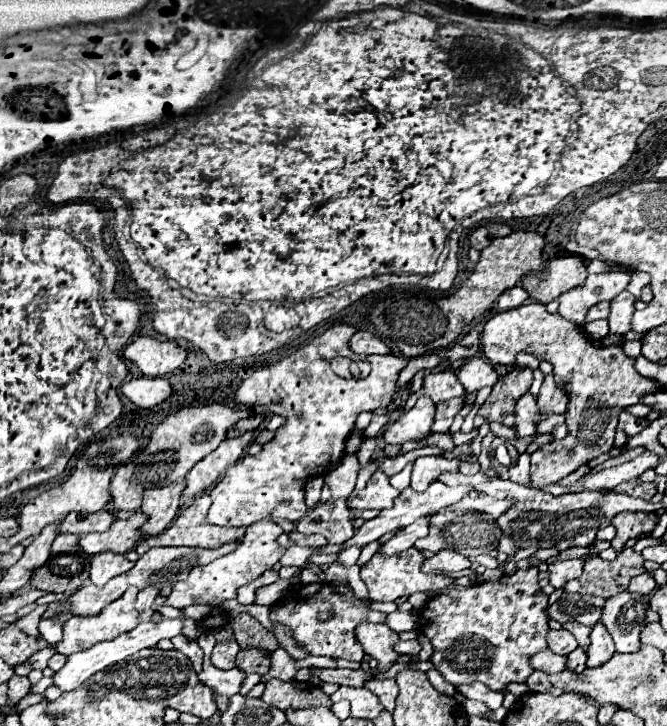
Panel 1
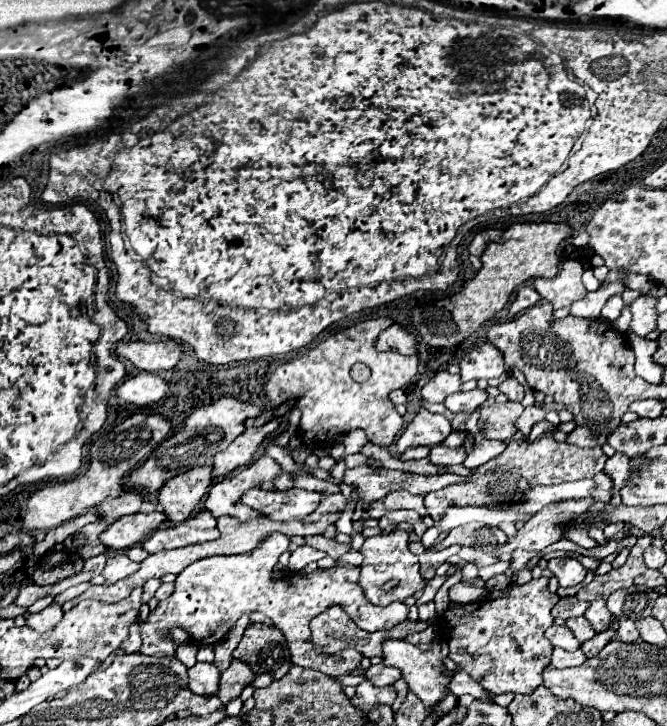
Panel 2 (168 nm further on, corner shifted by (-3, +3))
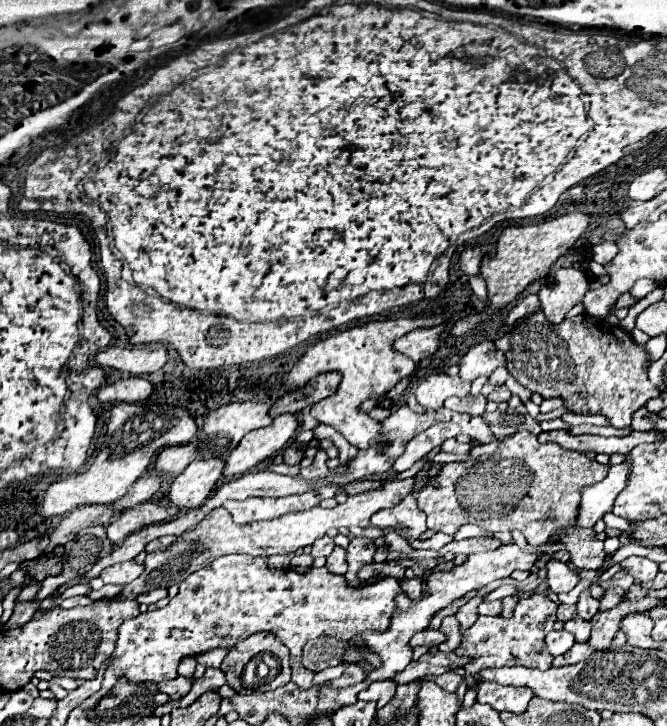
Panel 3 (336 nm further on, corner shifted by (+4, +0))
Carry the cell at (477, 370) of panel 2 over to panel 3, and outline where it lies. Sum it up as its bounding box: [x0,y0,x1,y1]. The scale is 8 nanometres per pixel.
[460,341,504,381]

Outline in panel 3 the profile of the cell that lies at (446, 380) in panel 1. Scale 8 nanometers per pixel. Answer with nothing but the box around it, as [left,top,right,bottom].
[416,373,471,409]

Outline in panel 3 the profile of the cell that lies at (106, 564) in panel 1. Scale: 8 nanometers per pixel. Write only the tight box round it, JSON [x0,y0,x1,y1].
[100,561,144,585]

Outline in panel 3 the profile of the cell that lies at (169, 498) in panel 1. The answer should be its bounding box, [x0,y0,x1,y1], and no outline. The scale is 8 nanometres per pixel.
[170,457,226,509]

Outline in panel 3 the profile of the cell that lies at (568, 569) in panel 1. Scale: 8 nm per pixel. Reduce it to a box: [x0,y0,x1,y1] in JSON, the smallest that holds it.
[546,559,578,593]

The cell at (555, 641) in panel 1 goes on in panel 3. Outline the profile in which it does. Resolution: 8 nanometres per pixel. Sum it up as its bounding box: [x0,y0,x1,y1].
[546,631,576,657]

